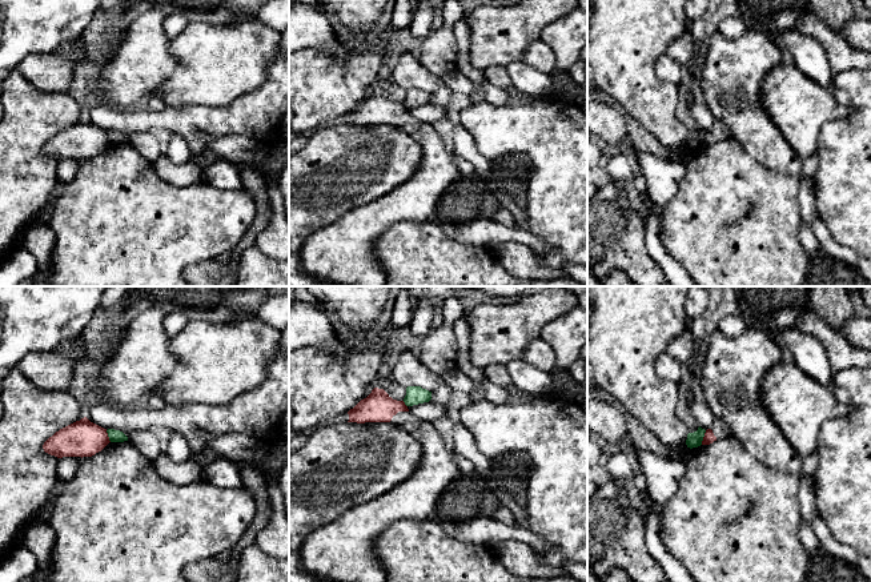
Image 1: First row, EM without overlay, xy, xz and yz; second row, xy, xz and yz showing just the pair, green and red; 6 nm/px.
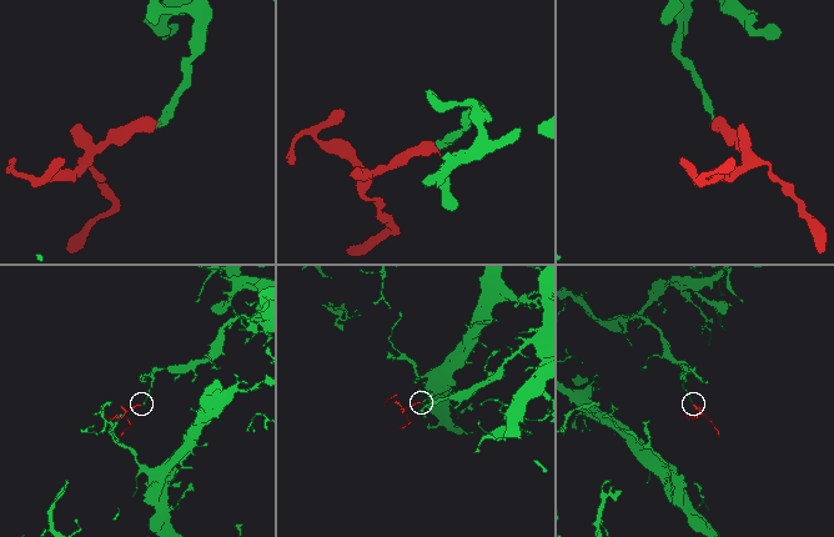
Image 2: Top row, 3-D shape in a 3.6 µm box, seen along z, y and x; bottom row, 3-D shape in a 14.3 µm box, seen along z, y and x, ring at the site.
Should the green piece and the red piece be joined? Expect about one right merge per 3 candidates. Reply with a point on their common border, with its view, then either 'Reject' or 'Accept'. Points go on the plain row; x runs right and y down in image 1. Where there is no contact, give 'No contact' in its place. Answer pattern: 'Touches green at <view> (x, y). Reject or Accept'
Touches green at yz (703, 137). Reject

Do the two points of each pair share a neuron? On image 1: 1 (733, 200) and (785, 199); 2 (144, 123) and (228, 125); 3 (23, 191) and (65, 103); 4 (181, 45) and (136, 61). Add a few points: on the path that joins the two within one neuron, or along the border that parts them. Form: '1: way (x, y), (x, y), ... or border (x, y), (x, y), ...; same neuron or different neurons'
1: way (746, 200), (771, 199); same neuron
2: way (165, 120), (207, 120); same neuron
3: way (20, 169), (20, 148), (44, 124); same neuron
4: border (172, 39), (169, 52), (177, 67), (161, 80); different neurons

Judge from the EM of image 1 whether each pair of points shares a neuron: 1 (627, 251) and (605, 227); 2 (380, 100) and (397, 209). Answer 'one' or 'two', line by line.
1: one
2: one

